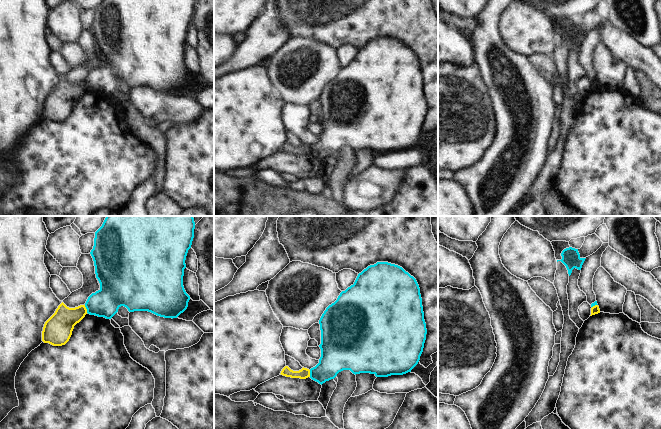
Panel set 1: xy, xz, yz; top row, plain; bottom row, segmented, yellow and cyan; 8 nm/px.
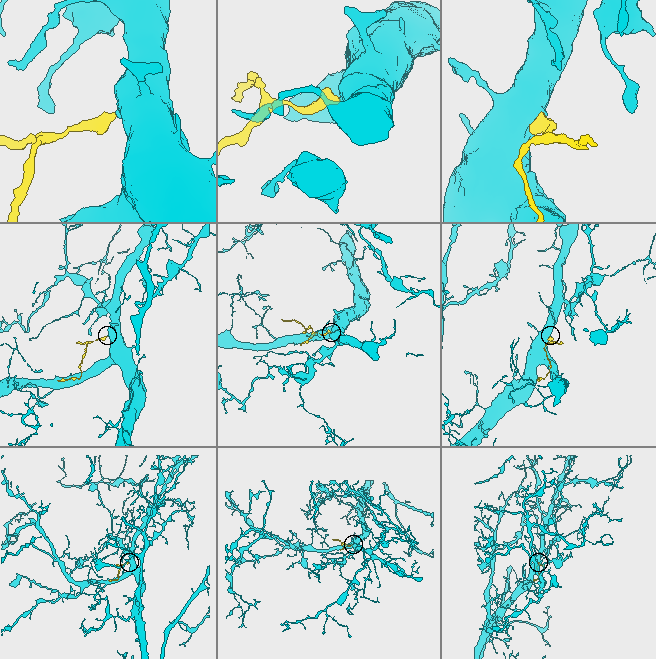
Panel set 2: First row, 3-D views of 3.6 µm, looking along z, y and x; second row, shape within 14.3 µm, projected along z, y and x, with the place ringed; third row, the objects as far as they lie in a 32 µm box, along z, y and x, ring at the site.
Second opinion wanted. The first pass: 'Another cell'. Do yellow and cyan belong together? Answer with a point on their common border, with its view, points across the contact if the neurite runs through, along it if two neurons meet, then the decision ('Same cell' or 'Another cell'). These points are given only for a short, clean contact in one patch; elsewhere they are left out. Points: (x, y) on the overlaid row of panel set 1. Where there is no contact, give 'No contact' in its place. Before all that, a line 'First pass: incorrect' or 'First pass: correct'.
First pass: correct
Touches yellow at xy (86, 309). Boundary: xy (84, 305), (87, 312). Another cell

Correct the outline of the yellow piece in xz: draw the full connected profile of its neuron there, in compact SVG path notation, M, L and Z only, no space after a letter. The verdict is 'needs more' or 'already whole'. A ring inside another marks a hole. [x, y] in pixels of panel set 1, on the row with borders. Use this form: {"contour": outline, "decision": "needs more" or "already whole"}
{"contour": "M285 366L282 369L280 374L283 376L286 376L286 377L291 377L291 378L306 379L306 378L310 377L310 370L303 367L299 371L293 371L288 366Z", "decision": "already whole"}

